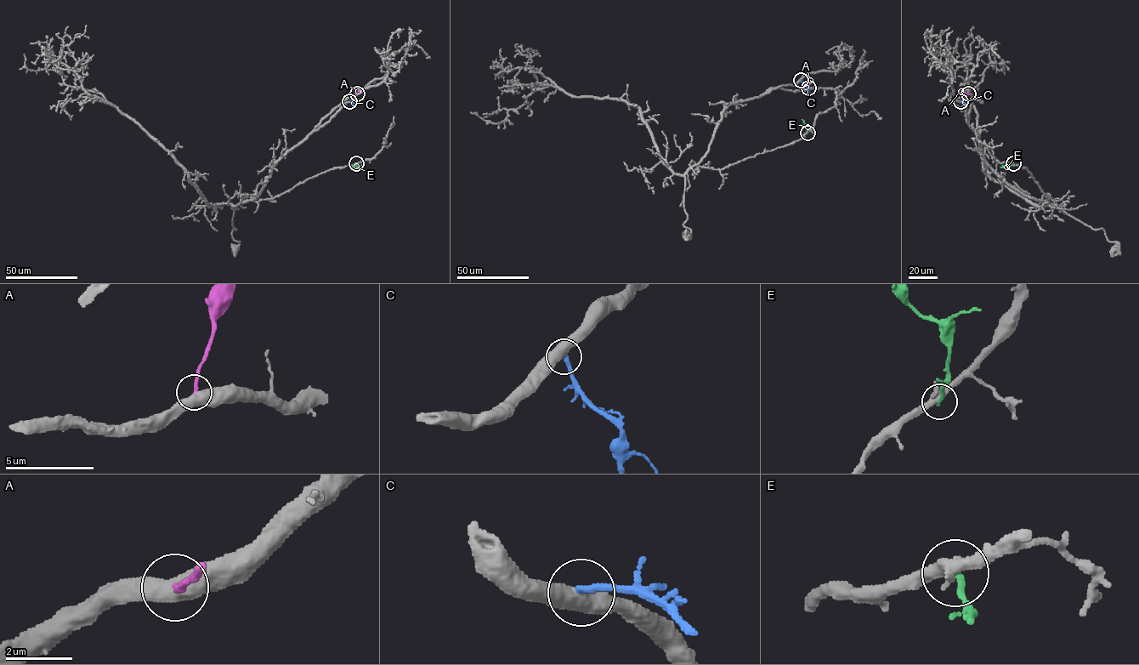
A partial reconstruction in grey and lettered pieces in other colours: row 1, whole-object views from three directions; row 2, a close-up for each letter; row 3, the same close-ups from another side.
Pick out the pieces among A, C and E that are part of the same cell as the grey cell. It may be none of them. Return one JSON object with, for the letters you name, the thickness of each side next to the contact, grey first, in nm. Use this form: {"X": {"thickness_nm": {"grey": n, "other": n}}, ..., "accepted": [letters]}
{"accepted": []}

